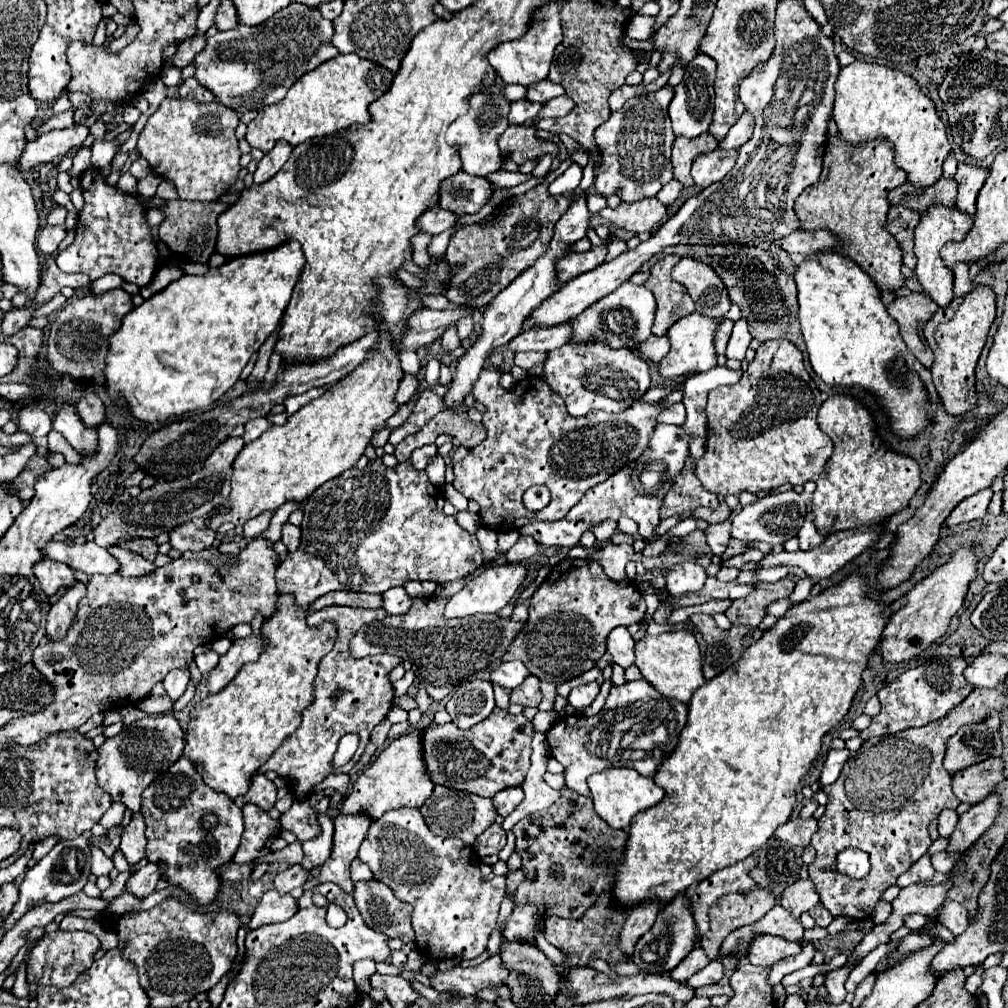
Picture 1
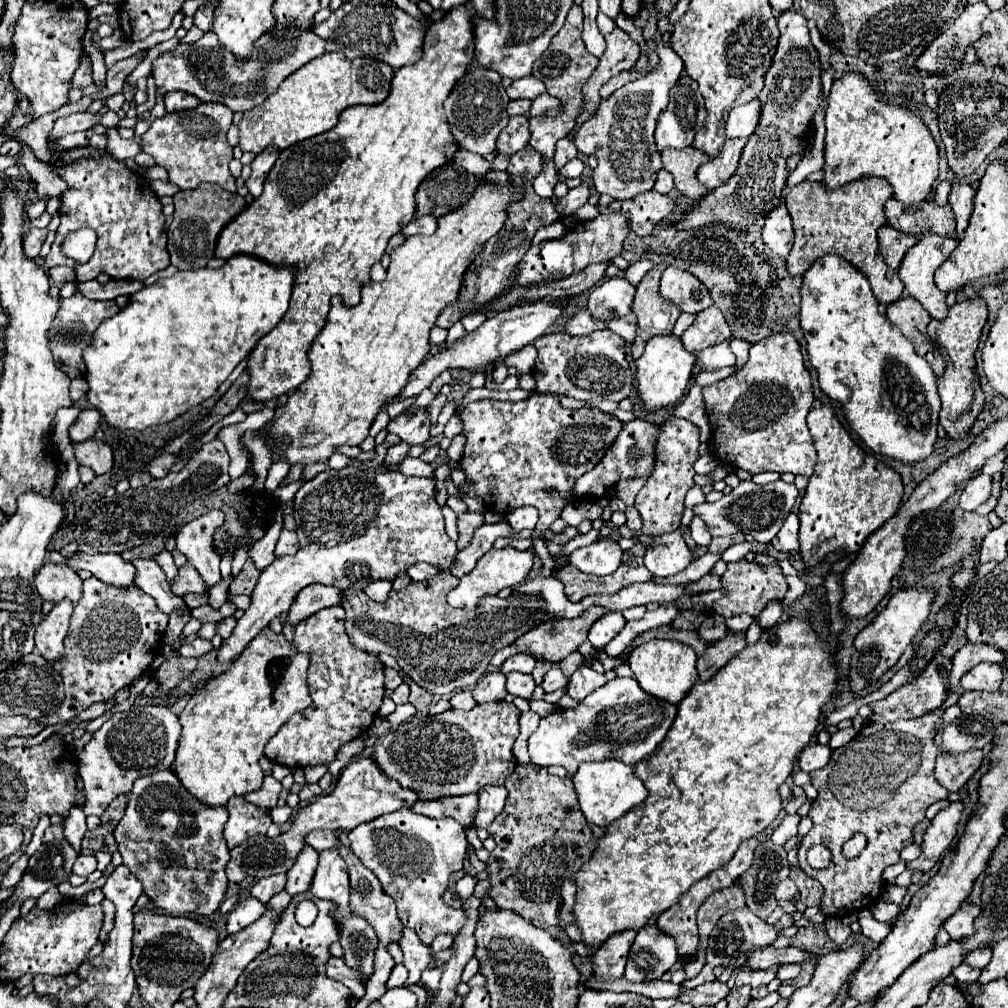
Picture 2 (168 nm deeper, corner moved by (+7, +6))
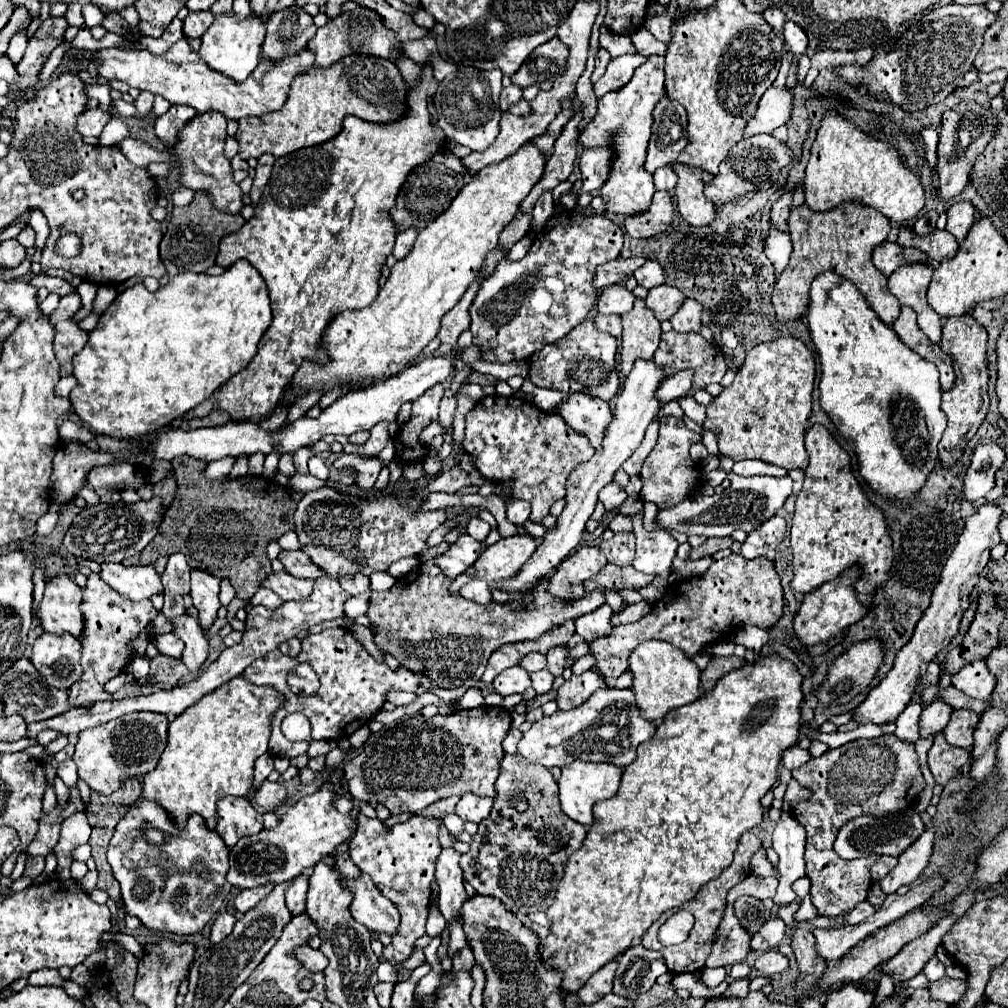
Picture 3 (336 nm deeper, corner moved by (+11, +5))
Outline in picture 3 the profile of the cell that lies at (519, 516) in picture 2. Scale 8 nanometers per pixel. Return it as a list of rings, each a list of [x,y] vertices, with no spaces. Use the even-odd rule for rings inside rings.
[[[509,497],[505,501],[505,515],[507,515],[507,521],[515,523],[515,525],[523,525],[527,519],[529,519],[529,513],[531,513],[531,505],[523,499],[513,499]]]

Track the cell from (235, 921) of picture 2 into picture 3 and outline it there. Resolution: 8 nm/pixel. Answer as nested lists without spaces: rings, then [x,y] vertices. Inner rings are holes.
[[[227,911],[219,913],[211,927],[211,935],[209,935],[211,943],[219,943],[221,939],[225,939],[233,931],[233,925],[235,925],[235,917],[231,913],[227,913]]]

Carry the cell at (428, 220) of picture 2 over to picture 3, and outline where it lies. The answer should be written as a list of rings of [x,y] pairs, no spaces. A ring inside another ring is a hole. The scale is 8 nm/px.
[[[413,229],[403,231],[403,233],[397,235],[395,247],[393,247],[393,255],[395,255],[395,259],[403,259],[403,257],[413,249],[415,237],[417,237],[417,231],[413,231]]]

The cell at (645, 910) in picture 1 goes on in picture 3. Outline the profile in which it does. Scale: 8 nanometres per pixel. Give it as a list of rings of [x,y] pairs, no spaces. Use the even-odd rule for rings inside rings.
[[[617,959],[613,963],[607,963],[603,969],[599,969],[581,989],[579,989],[579,999],[583,1005],[591,1005],[597,1003],[601,997],[605,997],[607,993],[611,993],[613,987],[613,975],[617,969]]]

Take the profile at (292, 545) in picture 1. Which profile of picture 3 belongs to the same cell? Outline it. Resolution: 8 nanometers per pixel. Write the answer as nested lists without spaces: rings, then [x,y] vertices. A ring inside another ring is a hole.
[[[283,551],[279,555],[279,561],[285,565],[285,571],[289,575],[299,579],[319,579],[325,575],[325,571],[321,571],[321,567],[317,567],[305,555],[305,551]]]

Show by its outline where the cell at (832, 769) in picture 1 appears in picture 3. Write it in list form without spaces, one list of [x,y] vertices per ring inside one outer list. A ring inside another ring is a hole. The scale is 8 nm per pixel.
[[[793,745],[793,747],[789,747],[787,751],[781,753],[781,767],[785,767],[785,769],[791,771],[791,769],[795,769],[795,767],[805,765],[805,761],[809,761],[809,759],[811,759],[809,751]]]

